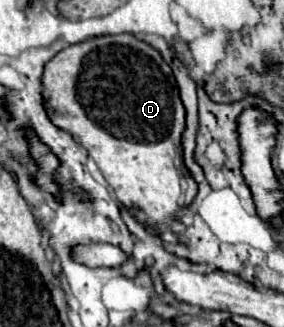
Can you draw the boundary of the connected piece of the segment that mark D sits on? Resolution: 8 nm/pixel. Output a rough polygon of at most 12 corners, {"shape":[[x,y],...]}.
{"shape":[[133,34],[61,50],[49,118],[123,210],[169,234],[197,196],[171,66]]}

